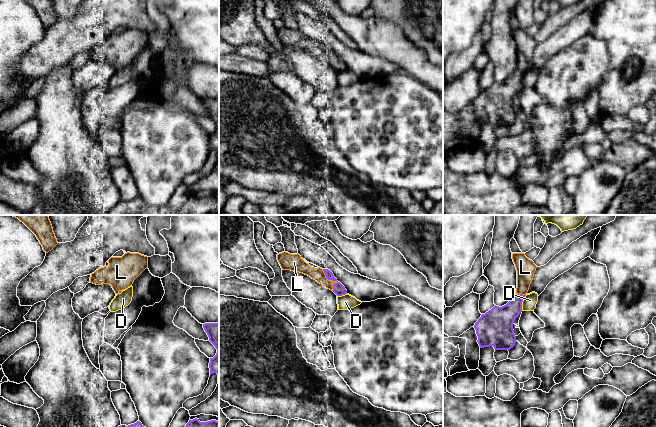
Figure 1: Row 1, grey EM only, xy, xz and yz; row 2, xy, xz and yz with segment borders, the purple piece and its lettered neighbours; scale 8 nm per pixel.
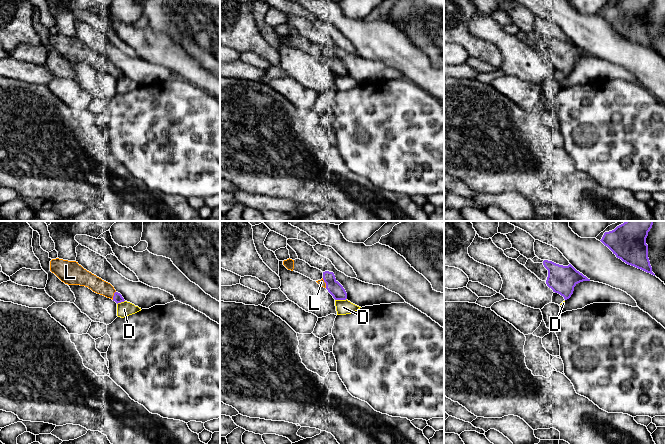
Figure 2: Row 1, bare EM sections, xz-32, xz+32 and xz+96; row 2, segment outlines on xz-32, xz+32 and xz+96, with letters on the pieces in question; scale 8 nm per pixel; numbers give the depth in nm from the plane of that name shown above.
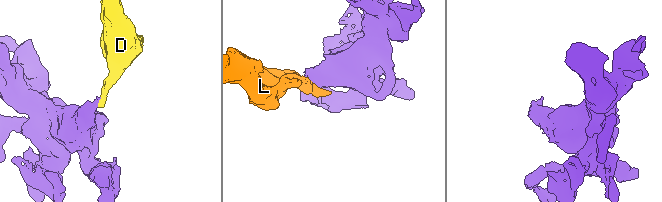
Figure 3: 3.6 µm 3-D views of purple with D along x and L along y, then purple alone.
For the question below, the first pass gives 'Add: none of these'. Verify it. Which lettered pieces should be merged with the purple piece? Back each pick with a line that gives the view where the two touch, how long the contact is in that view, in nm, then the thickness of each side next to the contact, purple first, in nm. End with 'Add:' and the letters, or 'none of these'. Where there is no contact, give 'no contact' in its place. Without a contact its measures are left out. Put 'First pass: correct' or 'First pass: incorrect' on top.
First pass: incorrect
L: xz | 190 nm | 90/100 nm
Add: L

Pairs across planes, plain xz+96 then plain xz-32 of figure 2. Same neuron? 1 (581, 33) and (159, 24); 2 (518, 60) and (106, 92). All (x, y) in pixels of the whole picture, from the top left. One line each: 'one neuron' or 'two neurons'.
1: two neurons
2: one neuron

